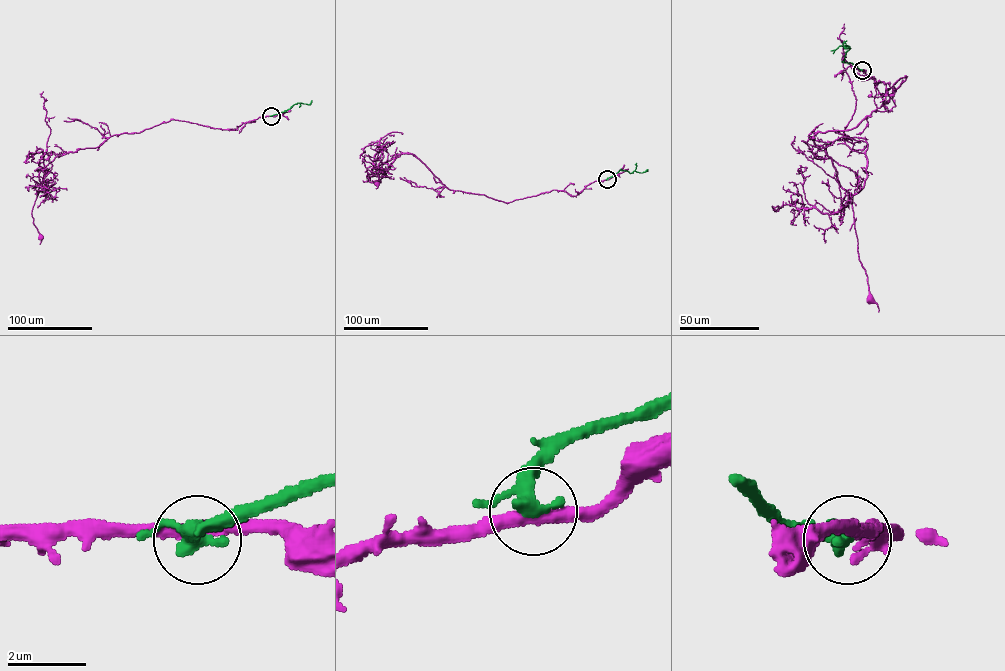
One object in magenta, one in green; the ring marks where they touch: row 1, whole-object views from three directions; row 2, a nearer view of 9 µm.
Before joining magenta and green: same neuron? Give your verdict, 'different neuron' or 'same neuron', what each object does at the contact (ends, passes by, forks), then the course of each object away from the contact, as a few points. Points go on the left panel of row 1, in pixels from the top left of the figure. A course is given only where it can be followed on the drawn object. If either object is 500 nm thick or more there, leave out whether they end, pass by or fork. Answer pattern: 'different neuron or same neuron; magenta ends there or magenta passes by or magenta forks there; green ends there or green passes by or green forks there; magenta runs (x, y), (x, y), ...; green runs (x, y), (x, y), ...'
different neuron; magenta passes by; green passes by; magenta runs (271, 116), (234, 129), (171, 119), (58, 156), (39, 173), (31, 214), (41, 237); green runs (271, 116), (298, 103), (309, 104), (311, 100)

